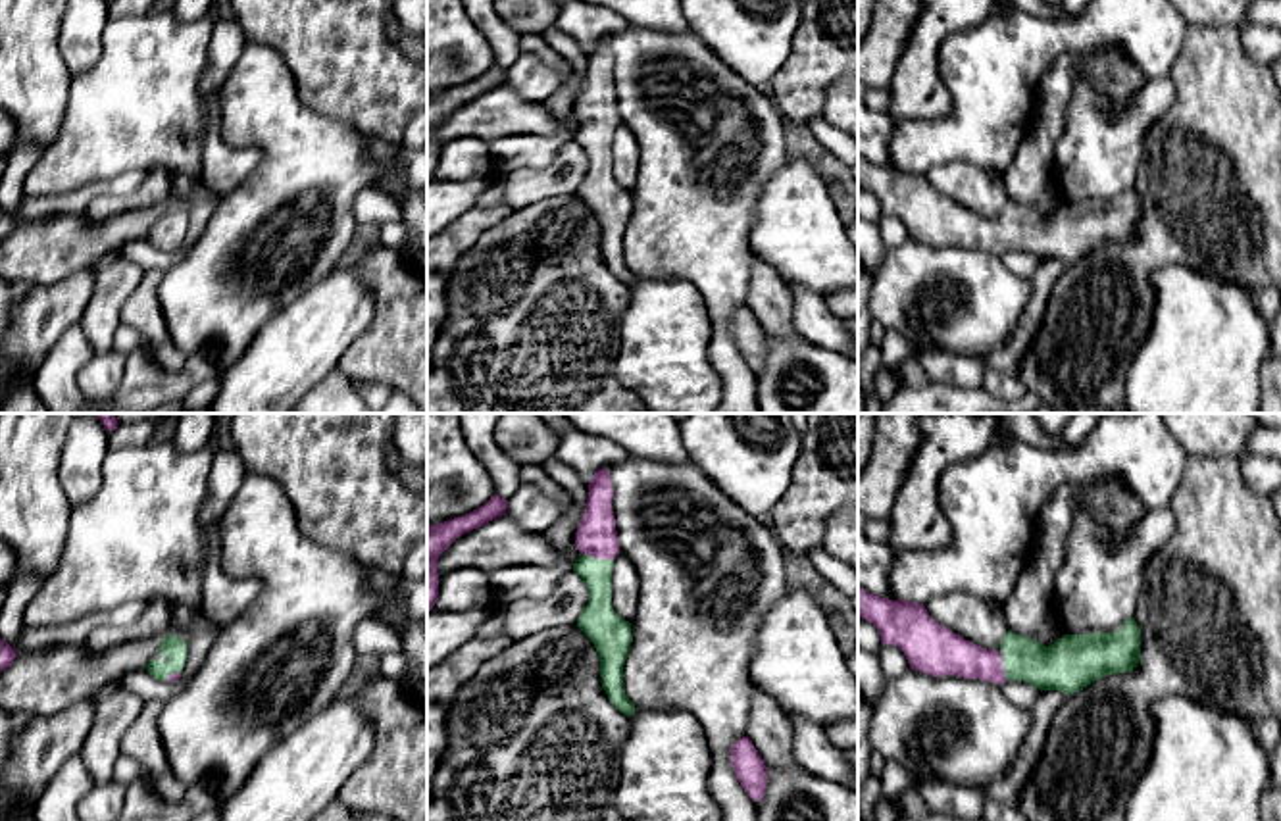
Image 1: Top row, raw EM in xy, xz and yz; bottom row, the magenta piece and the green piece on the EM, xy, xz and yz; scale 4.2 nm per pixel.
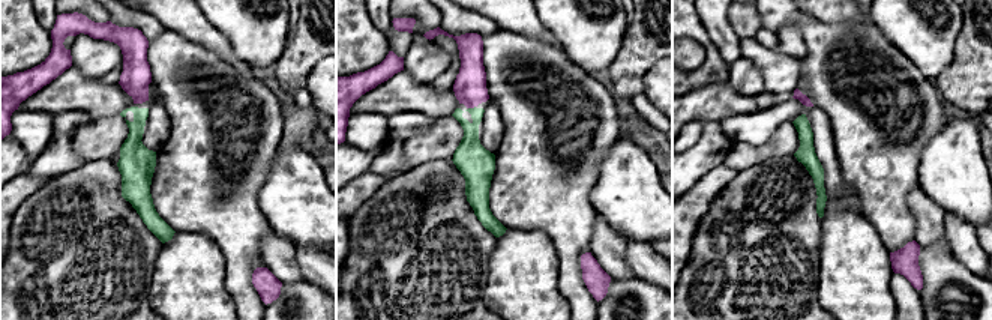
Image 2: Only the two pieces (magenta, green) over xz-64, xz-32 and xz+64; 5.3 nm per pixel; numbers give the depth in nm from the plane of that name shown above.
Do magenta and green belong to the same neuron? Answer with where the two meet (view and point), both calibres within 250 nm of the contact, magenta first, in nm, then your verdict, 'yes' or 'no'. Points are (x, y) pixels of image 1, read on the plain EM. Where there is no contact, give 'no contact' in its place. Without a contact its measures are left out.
contact yz (1003, 239); calibres 180 and 200 nm; yes

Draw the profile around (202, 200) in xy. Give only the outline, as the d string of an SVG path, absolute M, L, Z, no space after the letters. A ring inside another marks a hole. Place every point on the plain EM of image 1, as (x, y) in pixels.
M169 169L169 183L171 183L171 192L177 192L190 202L190 208L187 211L187 235L181 246L175 252L167 252L167 250L154 248L146 238L135 238L113 248L119 260L133 261L144 273L156 269L163 275L175 263L179 263L188 252L188 248L204 233L219 202L215 192L206 188L198 177L188 177L175 169Z

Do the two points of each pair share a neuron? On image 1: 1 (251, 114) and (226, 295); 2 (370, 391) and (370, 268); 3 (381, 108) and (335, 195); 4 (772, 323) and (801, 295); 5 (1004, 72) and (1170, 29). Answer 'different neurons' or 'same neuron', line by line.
1: same neuron
2: different neurons
3: different neurons
4: different neurons
5: same neuron

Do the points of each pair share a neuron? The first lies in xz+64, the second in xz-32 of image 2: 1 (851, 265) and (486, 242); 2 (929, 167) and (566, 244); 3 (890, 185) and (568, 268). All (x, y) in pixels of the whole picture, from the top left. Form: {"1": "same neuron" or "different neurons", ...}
{"1": "different neurons", "2": "different neurons", "3": "same neuron"}

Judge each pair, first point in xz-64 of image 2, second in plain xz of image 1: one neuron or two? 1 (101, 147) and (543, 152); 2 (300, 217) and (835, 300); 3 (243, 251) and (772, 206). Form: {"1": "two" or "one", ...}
{"1": "two", "2": "two", "3": "two"}

